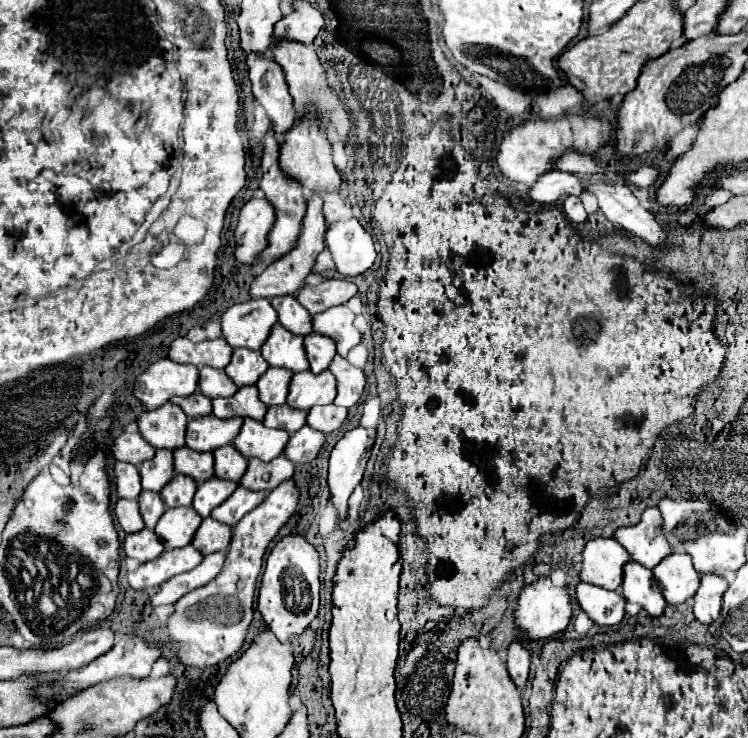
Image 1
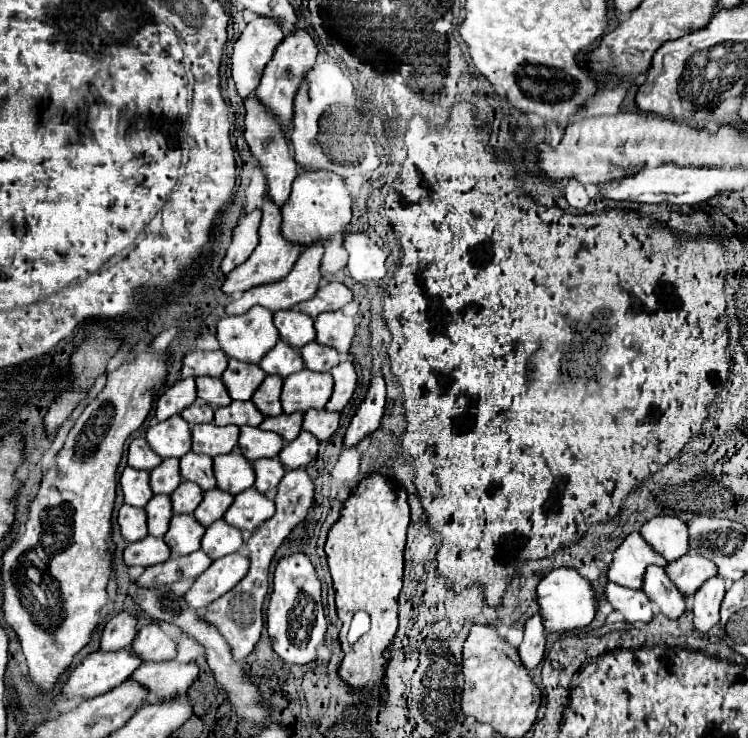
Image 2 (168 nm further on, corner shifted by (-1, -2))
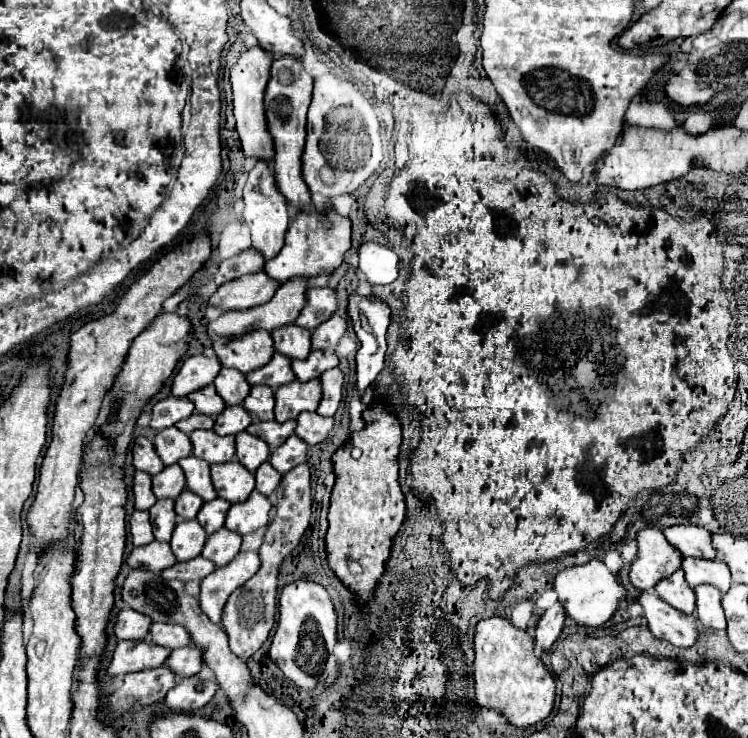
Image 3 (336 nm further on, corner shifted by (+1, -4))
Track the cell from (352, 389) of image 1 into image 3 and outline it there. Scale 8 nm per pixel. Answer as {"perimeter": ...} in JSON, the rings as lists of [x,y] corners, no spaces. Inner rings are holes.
{"perimeter":[[[339,367],[325,371],[321,377],[323,385],[323,399],[319,403],[317,413],[323,417],[333,417],[339,403],[341,403],[341,393],[343,393],[343,371]]]}

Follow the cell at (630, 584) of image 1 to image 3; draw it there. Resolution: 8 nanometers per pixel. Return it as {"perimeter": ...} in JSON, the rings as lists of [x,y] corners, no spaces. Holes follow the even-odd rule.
{"perimeter":[[[675,571],[671,577],[667,579],[661,579],[657,585],[655,585],[655,591],[657,595],[671,603],[675,609],[679,609],[681,613],[693,613],[695,611],[695,593],[693,589],[685,583],[685,577],[683,577],[683,571]]]}

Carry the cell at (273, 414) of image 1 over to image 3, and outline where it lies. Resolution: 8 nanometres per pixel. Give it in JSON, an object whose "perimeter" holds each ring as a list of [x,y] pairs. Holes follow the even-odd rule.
{"perimeter":[[[255,419],[255,421],[249,425],[247,431],[249,431],[251,435],[261,437],[263,441],[267,441],[267,443],[271,445],[271,449],[275,449],[275,447],[279,447],[281,443],[285,443],[287,437],[293,435],[295,427],[297,427],[297,421],[295,421],[295,419],[293,419],[293,421],[287,421],[287,423],[257,421],[257,419]]]}

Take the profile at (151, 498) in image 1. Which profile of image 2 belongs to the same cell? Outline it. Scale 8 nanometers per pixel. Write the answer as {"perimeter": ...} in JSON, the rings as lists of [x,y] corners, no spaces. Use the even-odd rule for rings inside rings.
{"perimeter":[[[155,495],[147,507],[147,519],[149,519],[149,535],[163,537],[169,529],[169,521],[173,517],[171,509],[171,497],[169,495]]]}

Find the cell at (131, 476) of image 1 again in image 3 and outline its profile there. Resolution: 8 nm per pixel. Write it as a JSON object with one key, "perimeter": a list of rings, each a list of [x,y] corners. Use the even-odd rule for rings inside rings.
{"perimeter":[[[135,471],[133,475],[133,499],[135,509],[149,509],[155,505],[155,495],[151,491],[151,475],[143,471]]]}

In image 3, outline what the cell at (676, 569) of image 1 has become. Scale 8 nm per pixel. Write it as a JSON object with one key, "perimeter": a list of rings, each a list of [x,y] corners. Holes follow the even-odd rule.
{"perimeter":[[[687,557],[681,565],[685,571],[685,581],[691,587],[697,587],[701,583],[715,585],[721,593],[725,593],[731,587],[731,573],[729,567],[719,559],[695,559]]]}

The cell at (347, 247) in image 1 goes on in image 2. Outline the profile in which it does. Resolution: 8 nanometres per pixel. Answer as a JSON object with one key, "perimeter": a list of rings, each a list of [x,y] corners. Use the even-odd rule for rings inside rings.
{"perimeter":[[[347,233],[343,241],[345,249],[349,251],[349,273],[359,283],[381,281],[387,275],[387,251],[377,247],[367,235],[363,233]]]}

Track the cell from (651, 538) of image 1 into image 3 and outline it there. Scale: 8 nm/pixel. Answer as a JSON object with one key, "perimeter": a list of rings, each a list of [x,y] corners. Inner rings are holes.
{"perimeter":[[[673,525],[663,529],[667,541],[681,553],[681,557],[713,559],[715,549],[711,547],[711,533],[697,525]]]}

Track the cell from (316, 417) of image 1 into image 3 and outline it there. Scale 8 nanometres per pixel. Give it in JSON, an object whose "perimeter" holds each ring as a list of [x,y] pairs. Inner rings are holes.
{"perimeter":[[[303,411],[297,417],[295,435],[299,435],[307,445],[317,445],[327,437],[331,429],[333,429],[333,417],[321,417],[319,413]]]}

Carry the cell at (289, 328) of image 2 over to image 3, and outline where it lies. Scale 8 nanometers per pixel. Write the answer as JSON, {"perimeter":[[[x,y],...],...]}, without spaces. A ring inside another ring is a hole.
{"perimeter":[[[295,323],[283,325],[283,329],[275,329],[271,335],[275,351],[287,355],[289,359],[305,359],[311,351],[311,333],[307,329],[299,329]]]}

